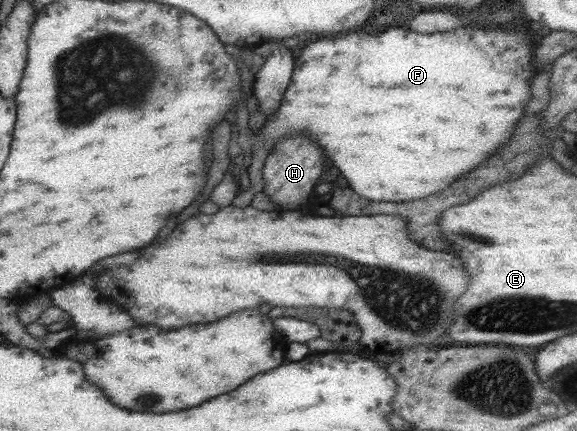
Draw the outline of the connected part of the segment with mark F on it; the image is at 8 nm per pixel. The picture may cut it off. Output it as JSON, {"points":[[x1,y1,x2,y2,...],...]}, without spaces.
{"points":[[462,26,444,33,417,34,389,29,375,41,365,33,315,41,295,61,285,101,263,125,261,141,271,143,299,131,309,133,351,189,371,201,397,203,433,195,481,165,491,149,499,149,513,135,515,123,531,99,527,79,536,71,533,45,519,30,483,31]]}

